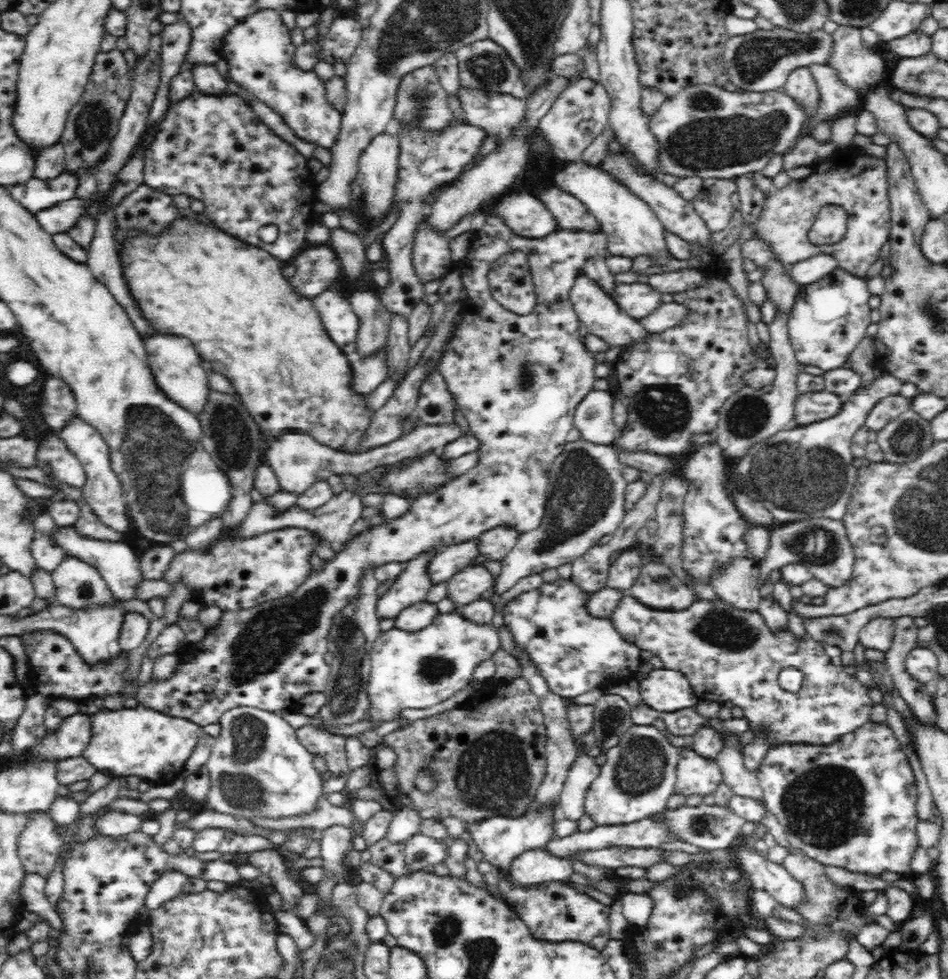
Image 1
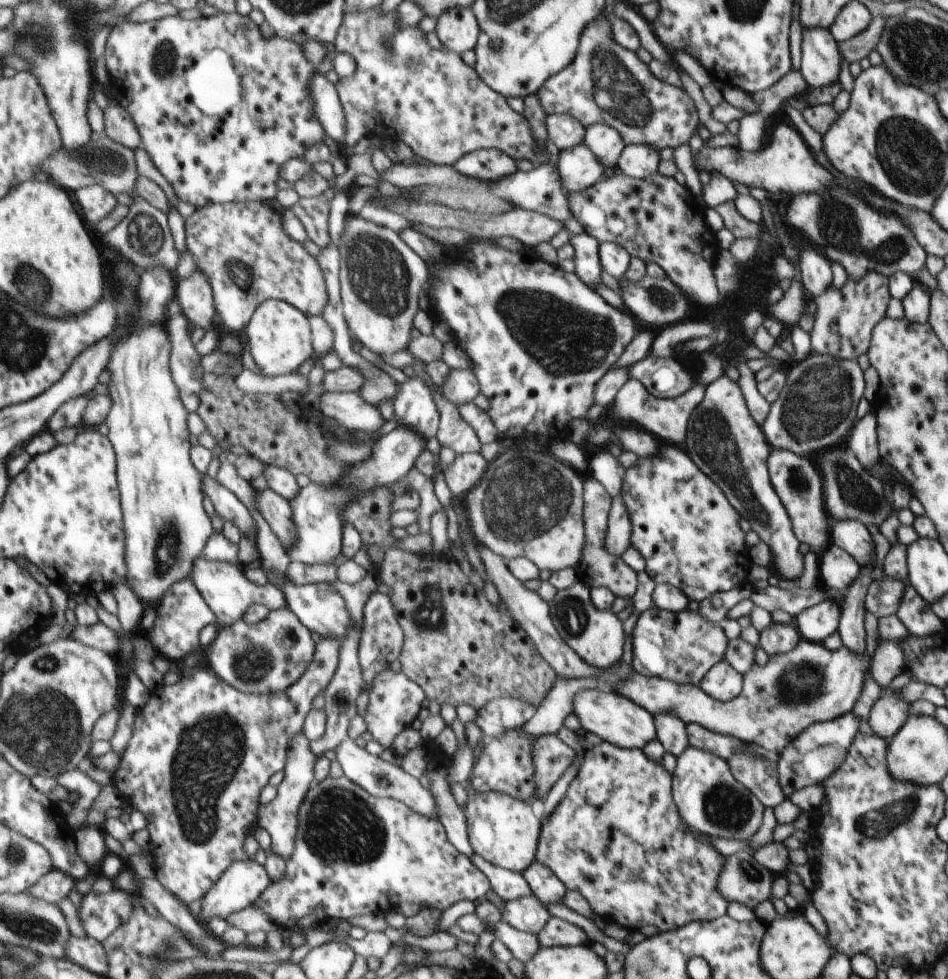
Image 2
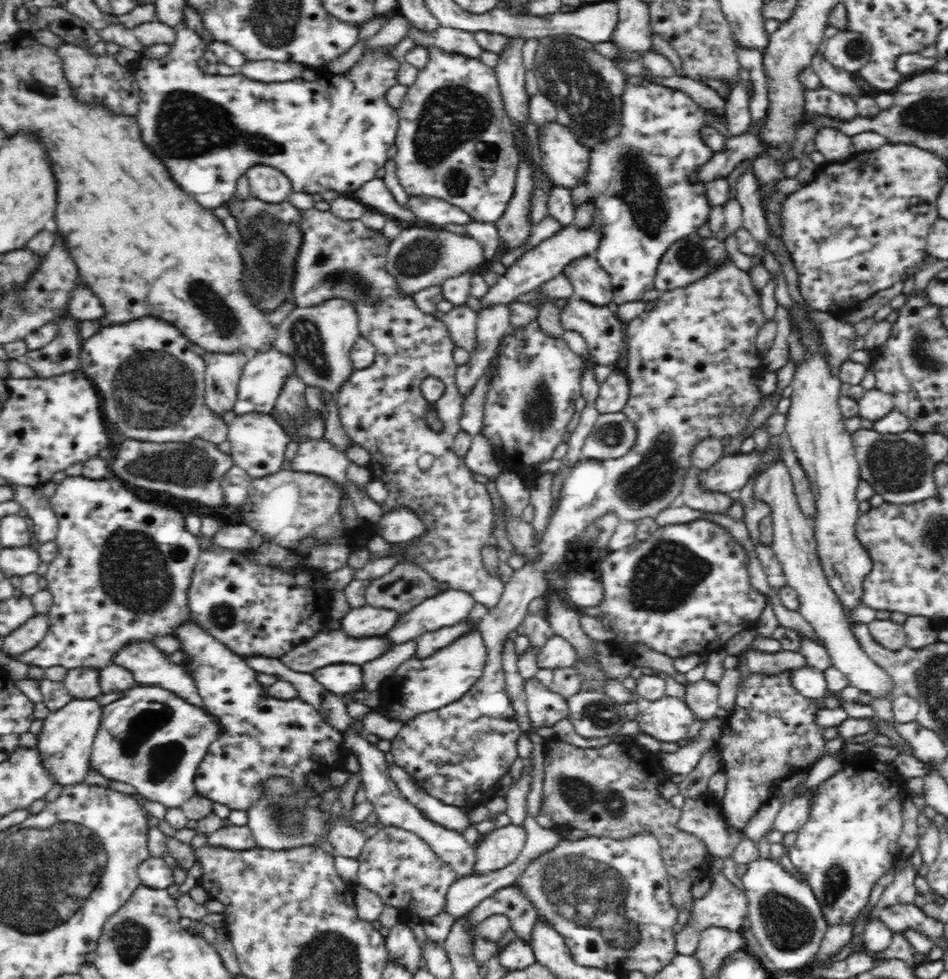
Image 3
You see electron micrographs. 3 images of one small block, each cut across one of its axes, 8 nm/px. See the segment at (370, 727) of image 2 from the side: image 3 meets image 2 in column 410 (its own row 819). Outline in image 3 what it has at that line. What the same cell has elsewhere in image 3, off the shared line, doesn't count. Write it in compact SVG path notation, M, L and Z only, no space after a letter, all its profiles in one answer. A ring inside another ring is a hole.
M708 792L700 794L698 798L684 798L684 805L681 808L680 820L678 822L678 827L683 832L692 834L698 837L708 849L710 856L715 858L726 858L730 857L736 845L741 841L744 836L743 832L728 826L727 820L720 809L721 803L716 799L712 799Z

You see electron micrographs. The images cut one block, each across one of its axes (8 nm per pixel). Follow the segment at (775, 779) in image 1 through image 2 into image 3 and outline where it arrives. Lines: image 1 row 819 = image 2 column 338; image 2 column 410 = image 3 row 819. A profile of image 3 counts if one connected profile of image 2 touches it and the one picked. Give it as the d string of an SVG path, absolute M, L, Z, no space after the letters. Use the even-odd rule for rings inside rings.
M853 758L842 762L842 770L838 770L832 778L811 788L807 796L807 808L810 818L797 832L796 846L789 849L789 857L794 865L794 872L807 882L818 904L821 906L823 917L829 926L834 924L849 924L857 922L858 914L868 904L870 891L880 877L893 869L898 858L898 838L902 832L902 796L896 782L886 778L876 770L854 770Z

